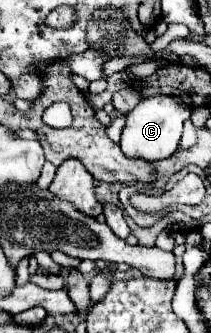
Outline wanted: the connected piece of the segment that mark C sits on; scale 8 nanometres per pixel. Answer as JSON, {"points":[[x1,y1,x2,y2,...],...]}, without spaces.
{"points":[[158,95,150,99,140,99,140,103,126,115,126,125,122,129,120,147,124,155,128,157,140,157,144,161,158,161,170,157,180,143,182,135,182,123,190,119,192,109,186,107,180,99,174,99,172,95]]}

